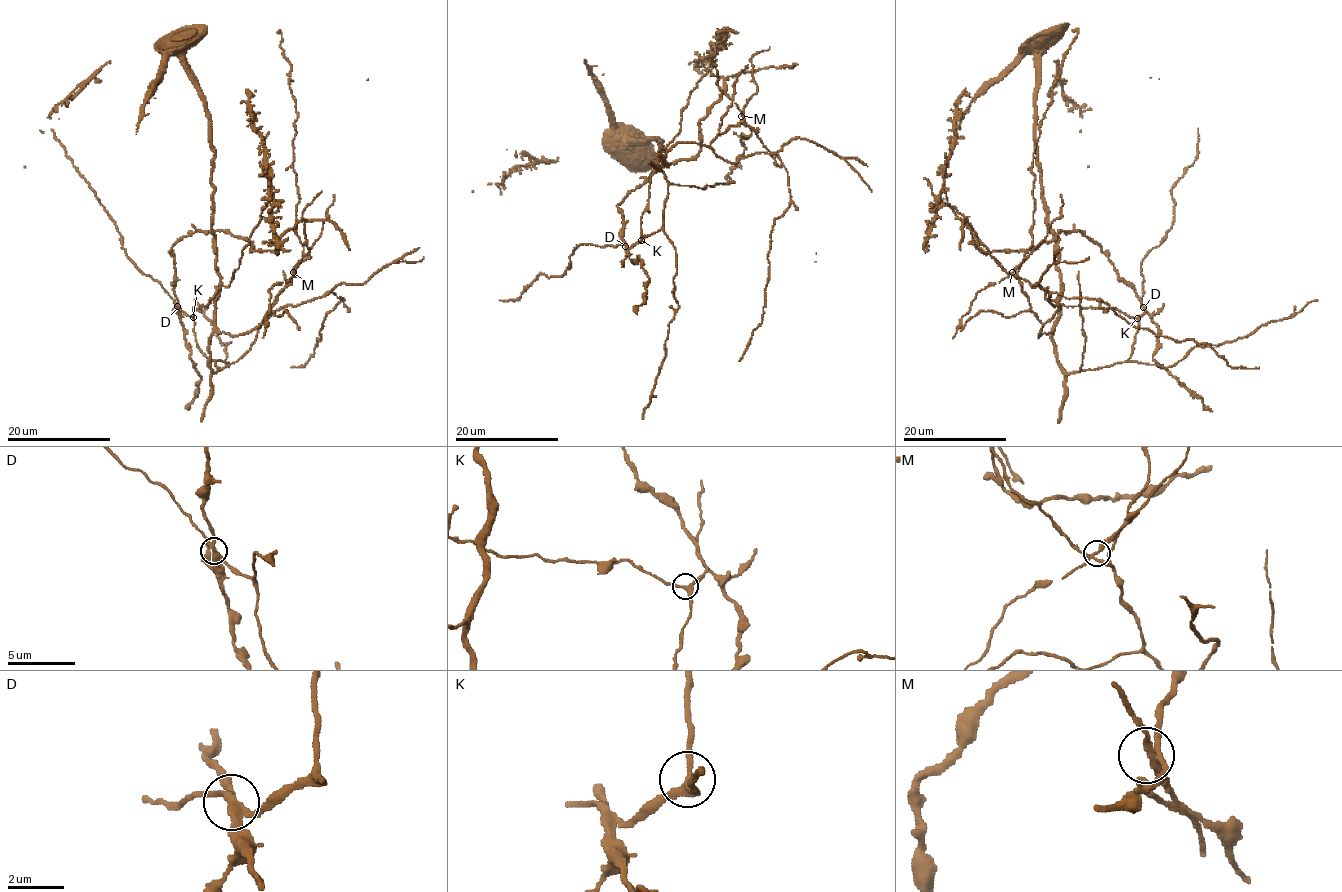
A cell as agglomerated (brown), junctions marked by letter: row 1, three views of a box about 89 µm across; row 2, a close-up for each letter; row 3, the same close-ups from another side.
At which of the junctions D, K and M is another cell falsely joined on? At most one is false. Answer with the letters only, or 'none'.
D

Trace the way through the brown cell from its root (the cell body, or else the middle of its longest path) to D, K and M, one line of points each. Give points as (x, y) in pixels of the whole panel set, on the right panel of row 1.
D: (1055, 350), (1056, 362), (1068, 373), (1125, 362), (1130, 357), (1143, 307)
K: (1055, 350), (1056, 362), (1068, 373), (1125, 362), (1130, 357), (1138, 331), (1137, 318)
M: (1055, 350), (1051, 332), (1038, 336), (1042, 323), (1030, 309), (1021, 281), (1012, 272)

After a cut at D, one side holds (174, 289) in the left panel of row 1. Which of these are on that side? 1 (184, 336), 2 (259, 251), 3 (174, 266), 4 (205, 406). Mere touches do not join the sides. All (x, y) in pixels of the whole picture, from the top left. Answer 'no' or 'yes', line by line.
1: yes
2: yes
3: yes
4: no

